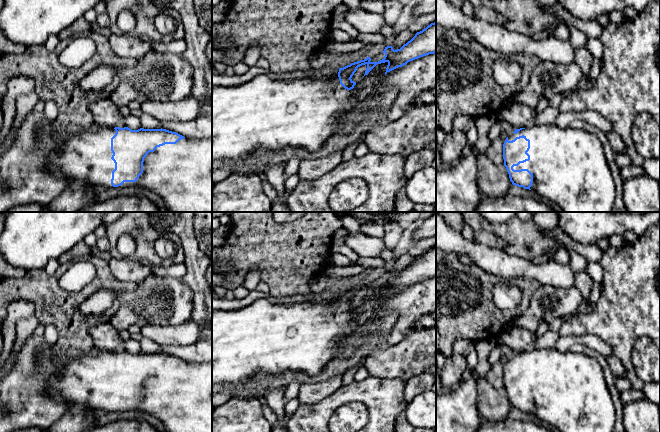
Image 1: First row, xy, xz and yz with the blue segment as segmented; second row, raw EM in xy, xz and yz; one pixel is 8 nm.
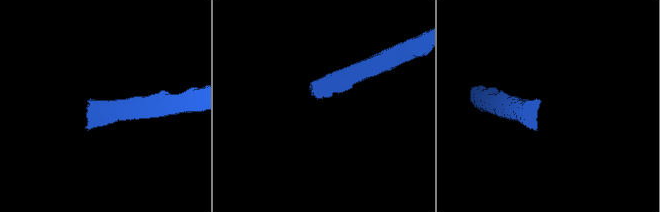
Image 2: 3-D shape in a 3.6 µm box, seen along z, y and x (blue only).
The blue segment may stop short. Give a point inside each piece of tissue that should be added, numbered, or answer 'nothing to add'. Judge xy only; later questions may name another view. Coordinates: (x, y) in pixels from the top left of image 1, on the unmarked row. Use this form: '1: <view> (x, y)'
1: xy (181, 398)

